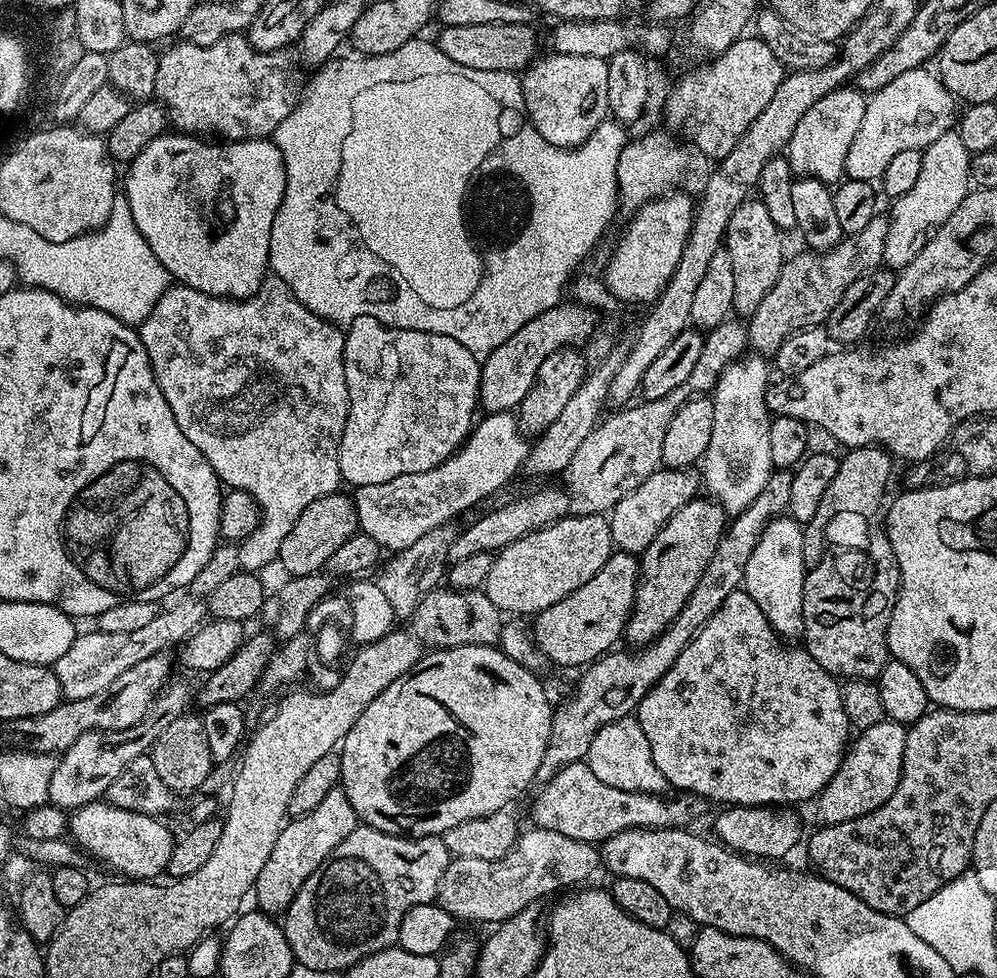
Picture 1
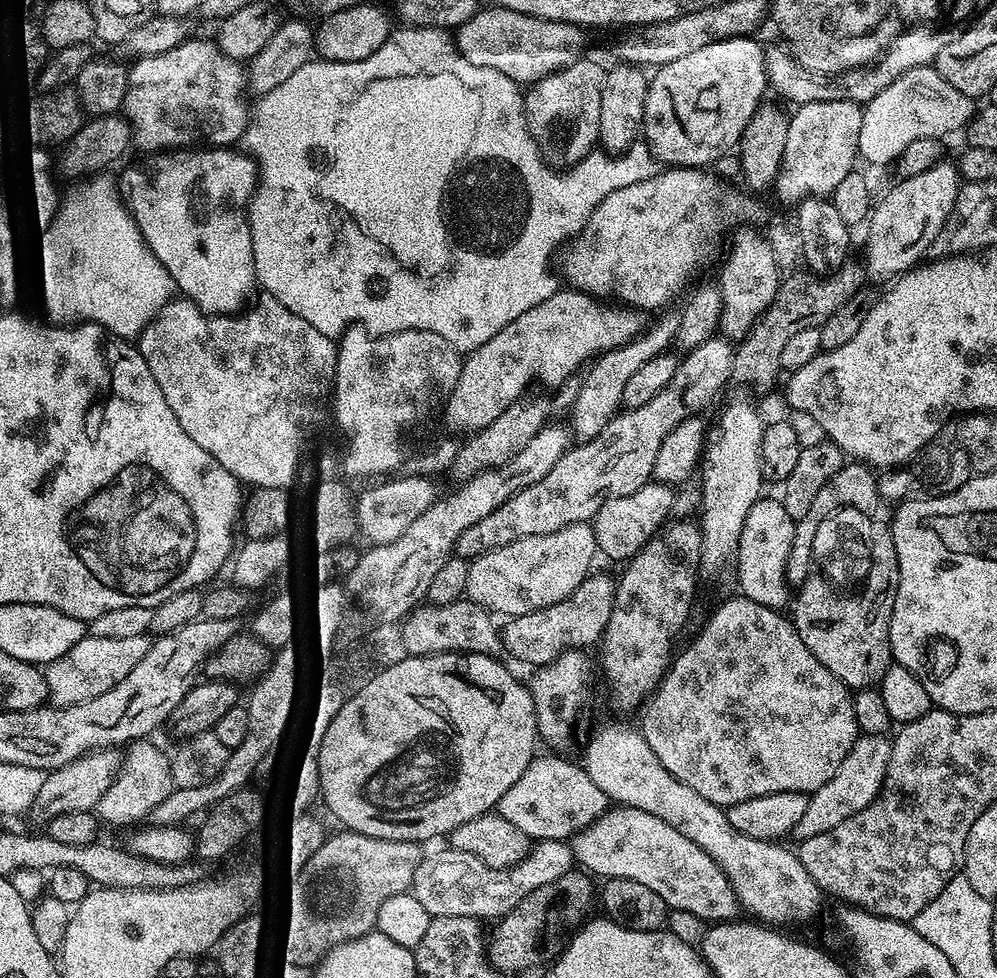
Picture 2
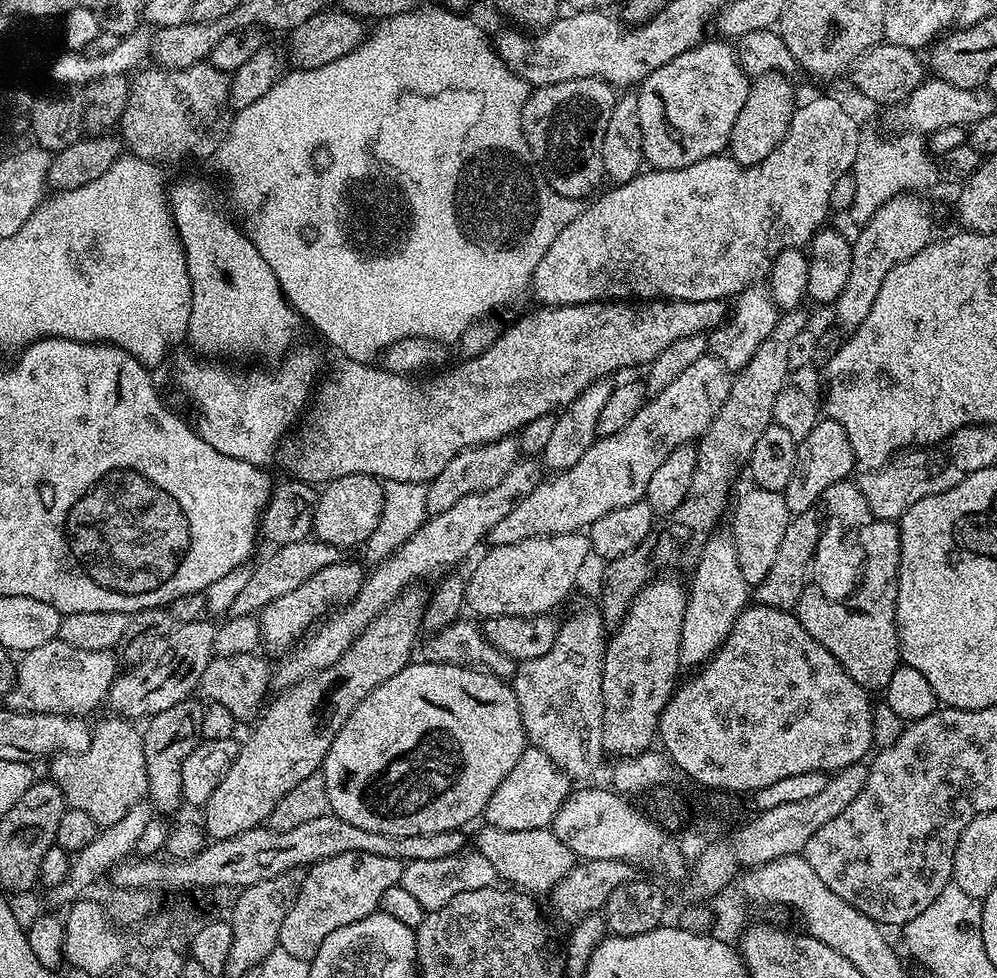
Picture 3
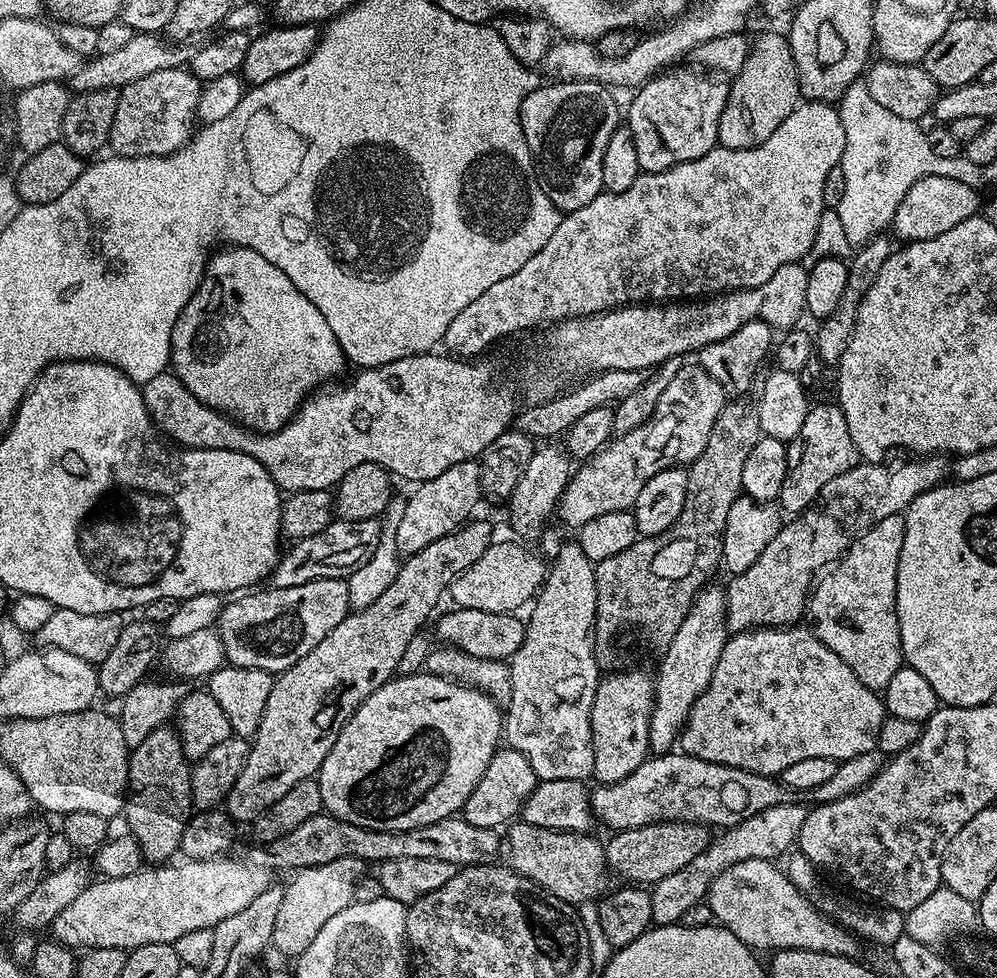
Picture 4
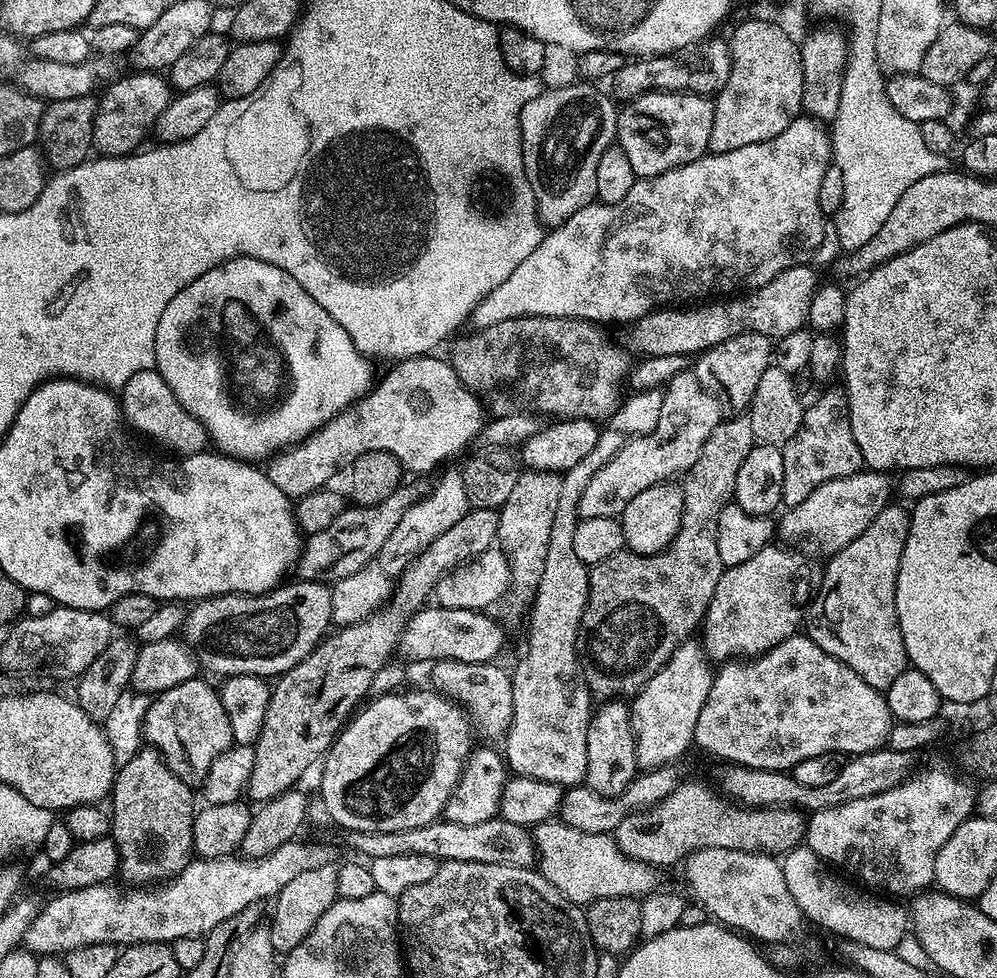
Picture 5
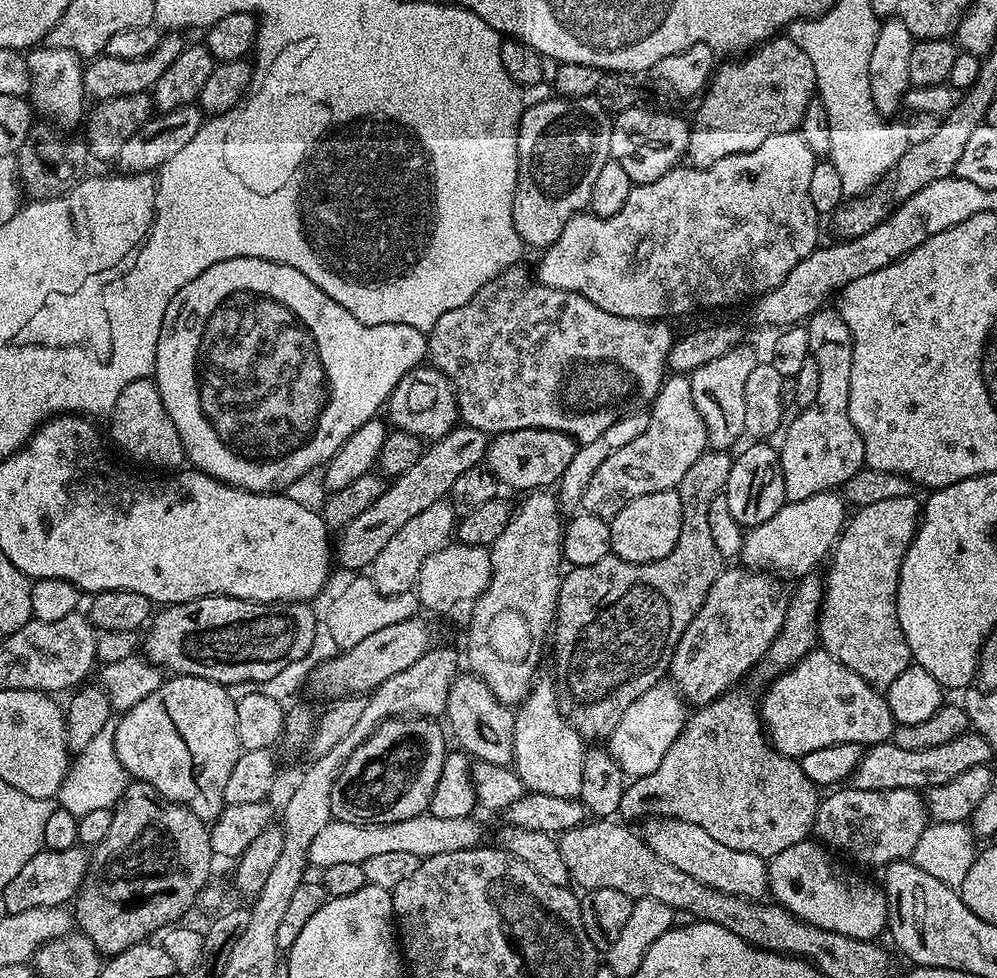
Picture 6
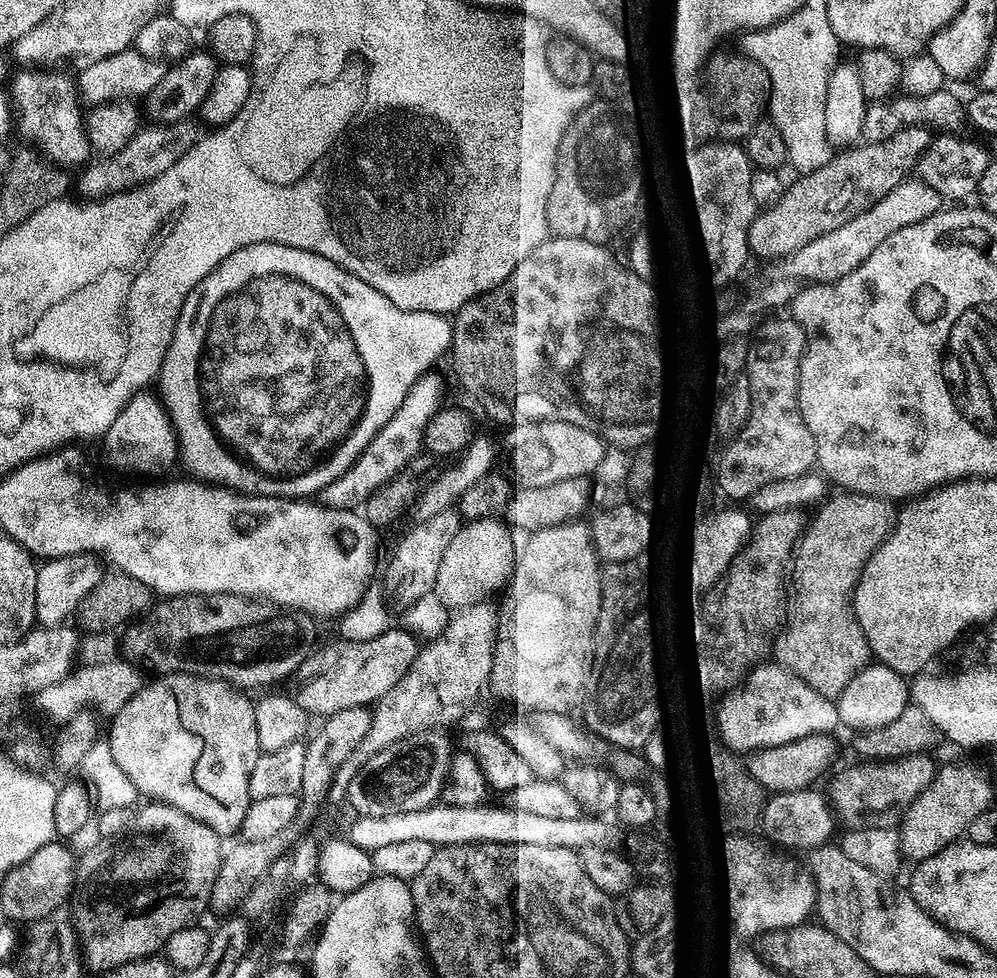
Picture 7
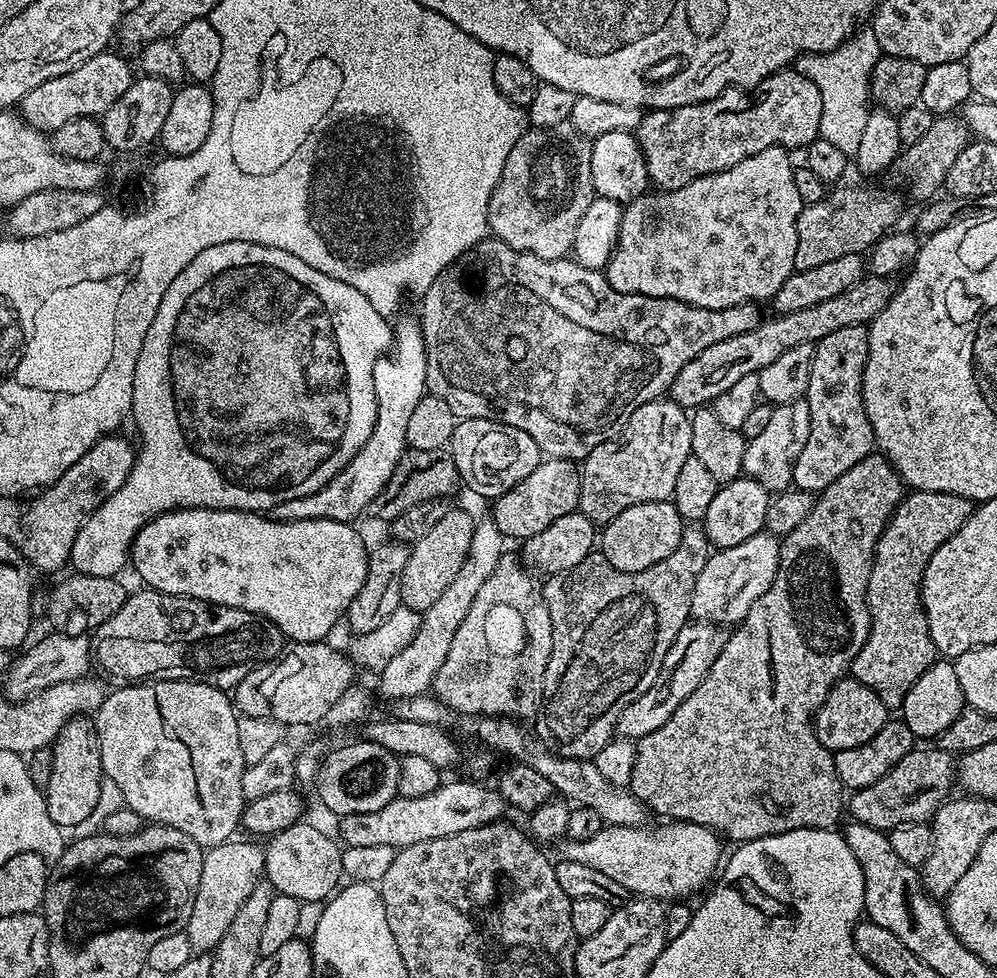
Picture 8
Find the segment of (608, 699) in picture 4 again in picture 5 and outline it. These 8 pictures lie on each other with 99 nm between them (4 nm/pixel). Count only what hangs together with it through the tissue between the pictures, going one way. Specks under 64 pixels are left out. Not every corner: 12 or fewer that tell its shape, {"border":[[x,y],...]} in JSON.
{"border":[[629,705],[588,720],[584,784],[620,796],[638,775]]}

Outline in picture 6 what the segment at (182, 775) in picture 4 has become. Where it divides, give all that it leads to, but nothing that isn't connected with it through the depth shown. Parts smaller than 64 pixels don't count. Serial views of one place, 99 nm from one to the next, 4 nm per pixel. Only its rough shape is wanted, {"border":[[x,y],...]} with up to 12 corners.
{"border":[[129,783],[74,897],[104,958],[209,885],[209,825]]}

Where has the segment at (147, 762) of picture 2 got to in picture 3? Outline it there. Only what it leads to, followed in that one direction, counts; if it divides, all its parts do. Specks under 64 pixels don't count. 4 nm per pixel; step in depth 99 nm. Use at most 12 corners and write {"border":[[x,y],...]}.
{"border":[[128,718],[51,757],[69,808],[101,829],[148,794],[144,738]]}

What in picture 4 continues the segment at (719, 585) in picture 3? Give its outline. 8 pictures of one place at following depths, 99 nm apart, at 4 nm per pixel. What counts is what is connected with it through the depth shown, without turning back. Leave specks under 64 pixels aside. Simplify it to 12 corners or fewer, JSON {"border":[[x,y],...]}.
{"border":[[705,585],[662,654],[649,740],[675,745],[729,638]]}

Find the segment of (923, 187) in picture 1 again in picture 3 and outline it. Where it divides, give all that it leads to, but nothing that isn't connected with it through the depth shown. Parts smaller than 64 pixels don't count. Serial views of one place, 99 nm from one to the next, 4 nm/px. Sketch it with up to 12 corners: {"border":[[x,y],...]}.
{"border":[[920,194],[890,198],[852,240],[832,305],[841,333],[870,314],[890,270],[933,239]]}

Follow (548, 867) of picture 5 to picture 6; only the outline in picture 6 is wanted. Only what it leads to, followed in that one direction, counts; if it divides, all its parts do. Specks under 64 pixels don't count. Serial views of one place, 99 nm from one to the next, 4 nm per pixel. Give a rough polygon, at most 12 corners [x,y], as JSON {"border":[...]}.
{"border":[[616,818],[559,833],[581,889],[690,910],[698,881]]}

